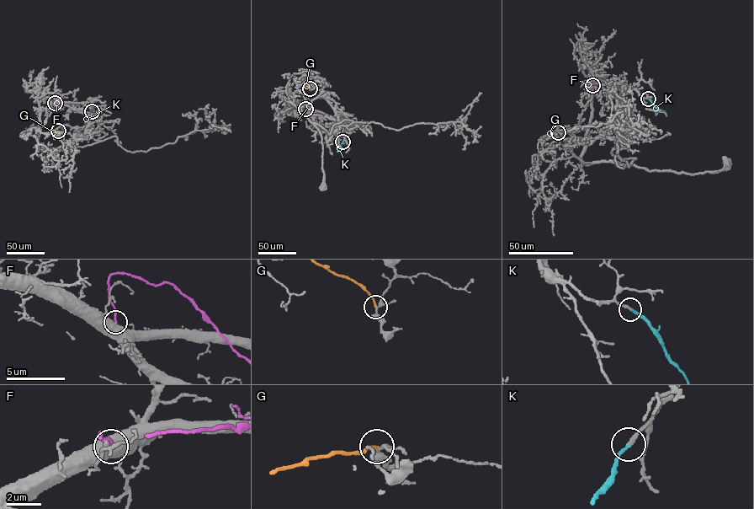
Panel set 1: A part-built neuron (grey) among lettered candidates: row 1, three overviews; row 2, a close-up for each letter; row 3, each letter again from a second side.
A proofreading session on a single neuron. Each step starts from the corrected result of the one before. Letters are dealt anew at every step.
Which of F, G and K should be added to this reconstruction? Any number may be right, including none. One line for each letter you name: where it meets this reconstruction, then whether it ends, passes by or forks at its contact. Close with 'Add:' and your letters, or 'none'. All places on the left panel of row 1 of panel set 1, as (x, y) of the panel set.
K: (92, 111) | it ends
Add: K

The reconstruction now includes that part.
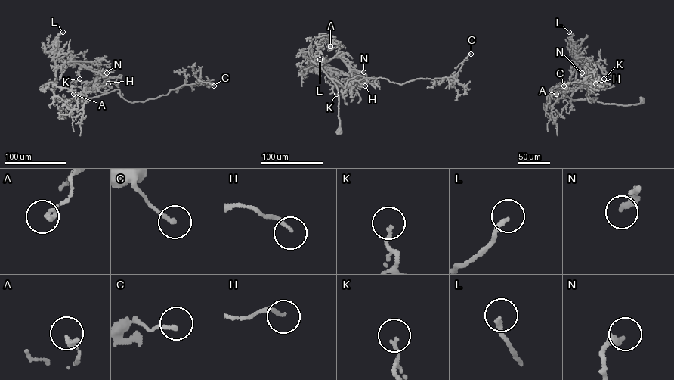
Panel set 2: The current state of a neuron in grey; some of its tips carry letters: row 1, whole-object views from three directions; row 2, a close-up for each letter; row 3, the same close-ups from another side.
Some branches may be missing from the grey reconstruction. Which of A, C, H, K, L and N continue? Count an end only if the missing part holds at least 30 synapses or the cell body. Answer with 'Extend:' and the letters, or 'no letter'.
Extend: no letter

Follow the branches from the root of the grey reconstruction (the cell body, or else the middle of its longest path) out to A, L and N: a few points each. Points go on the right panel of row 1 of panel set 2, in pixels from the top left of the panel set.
A: (641, 100), (626, 105), (572, 101), (573, 88), (562, 84), (550, 88), (550, 94), (556, 94)
L: (641, 100), (639, 104), (626, 105), (572, 101), (576, 63), (568, 44), (572, 35), (569, 32)
N: (641, 100), (626, 105), (588, 101), (598, 98), (585, 95), (595, 76), (585, 71), (580, 76), (582, 73)

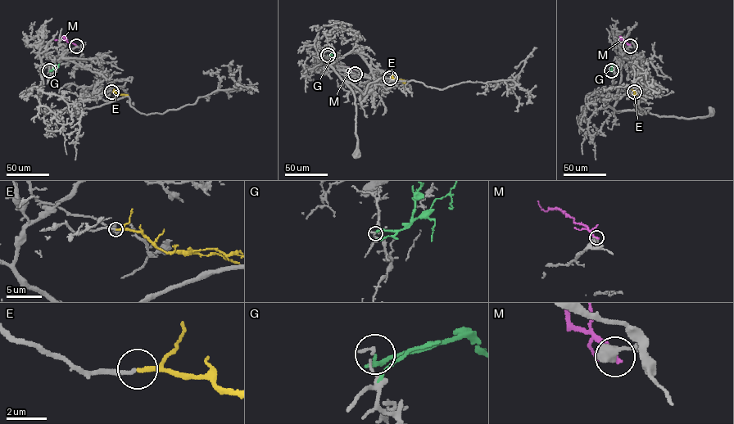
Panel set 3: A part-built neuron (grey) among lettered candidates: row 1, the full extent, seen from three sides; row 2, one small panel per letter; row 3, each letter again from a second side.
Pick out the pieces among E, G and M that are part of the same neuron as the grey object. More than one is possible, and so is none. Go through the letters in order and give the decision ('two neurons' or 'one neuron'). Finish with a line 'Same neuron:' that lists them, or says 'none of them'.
E: one neuron
G: two neurons
M: two neurons
Same neuron: E

